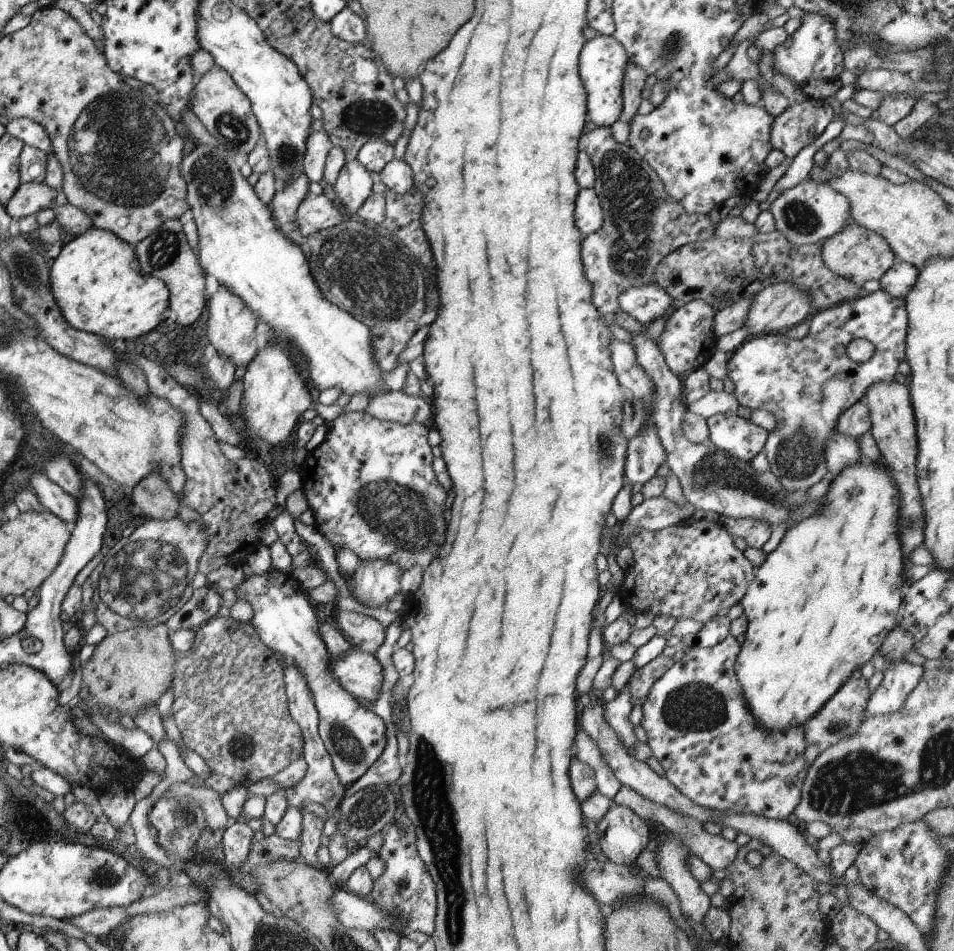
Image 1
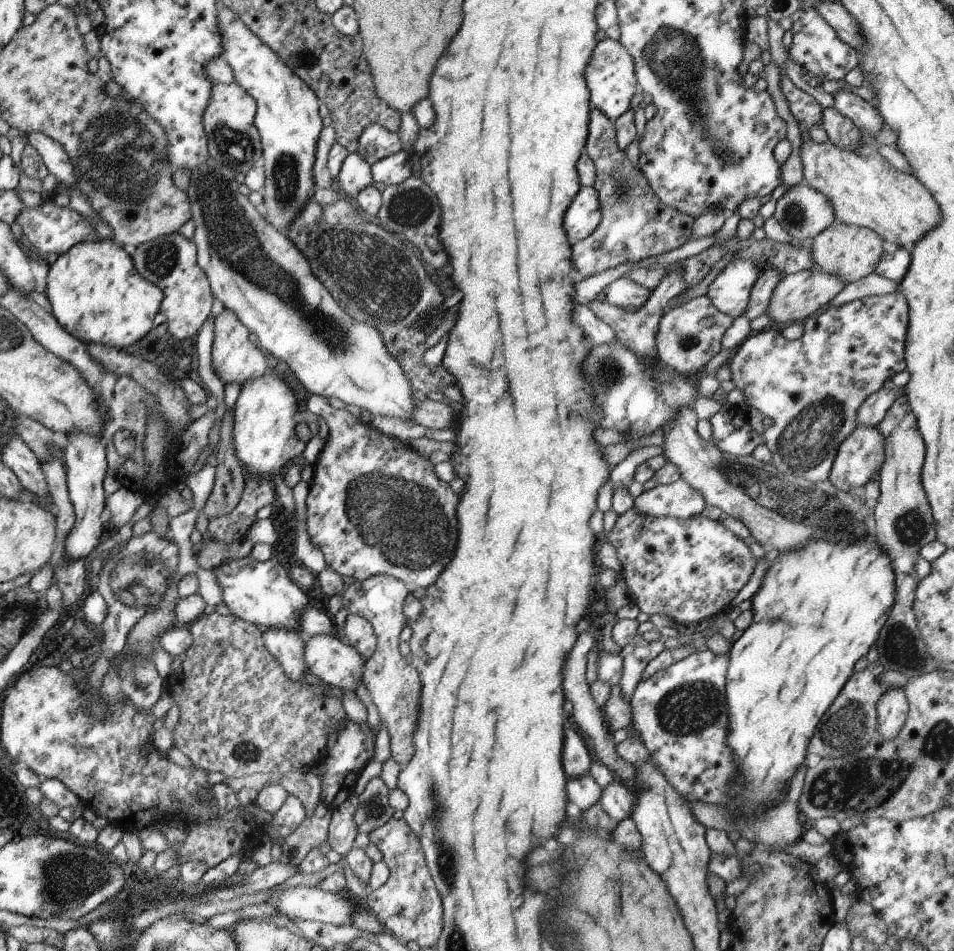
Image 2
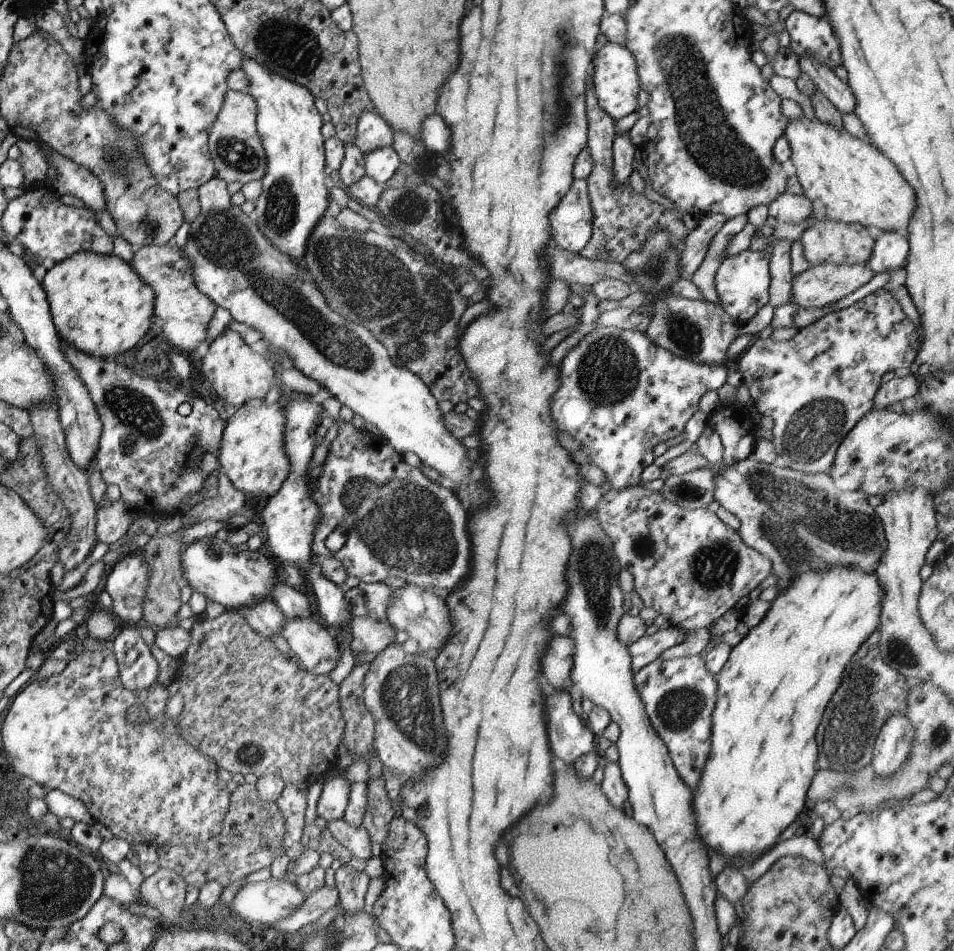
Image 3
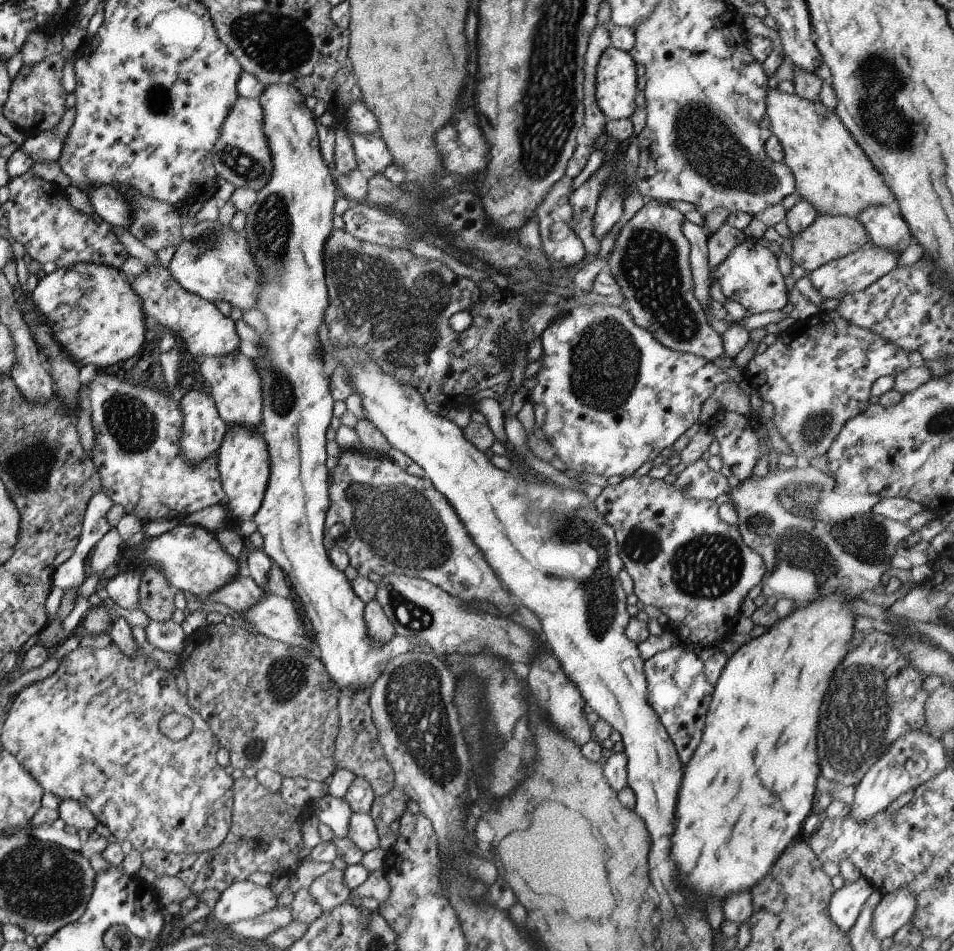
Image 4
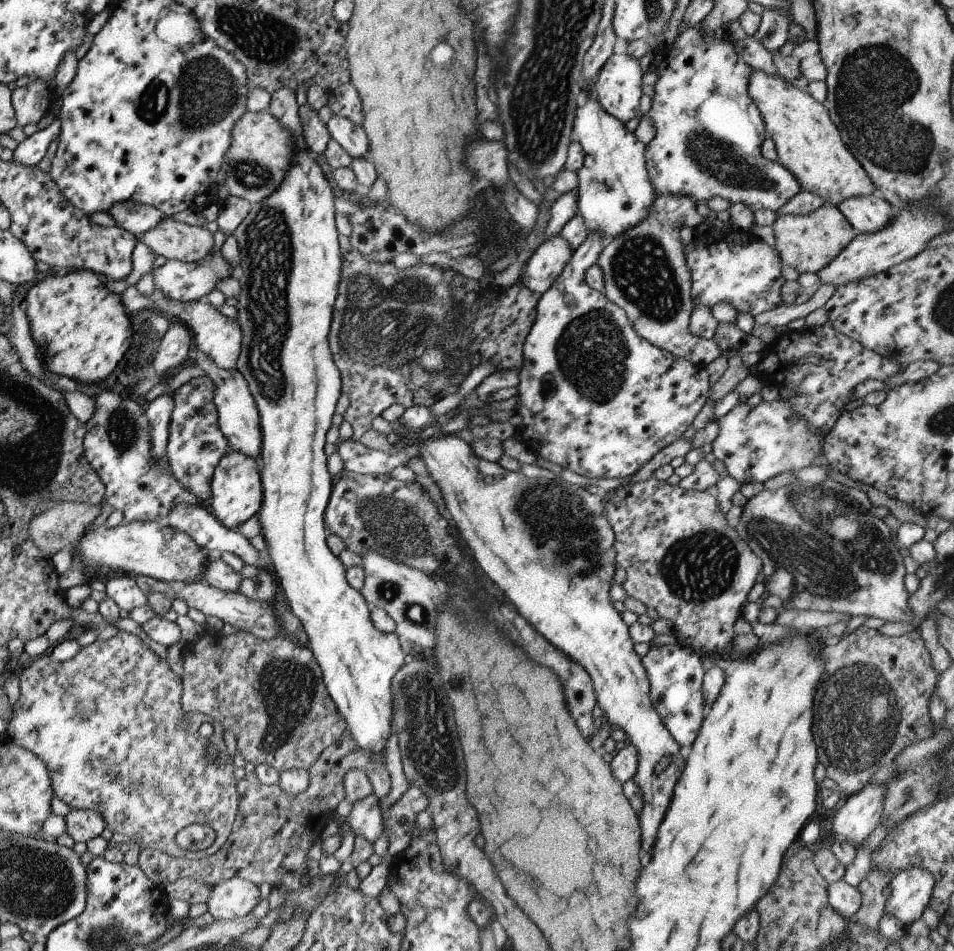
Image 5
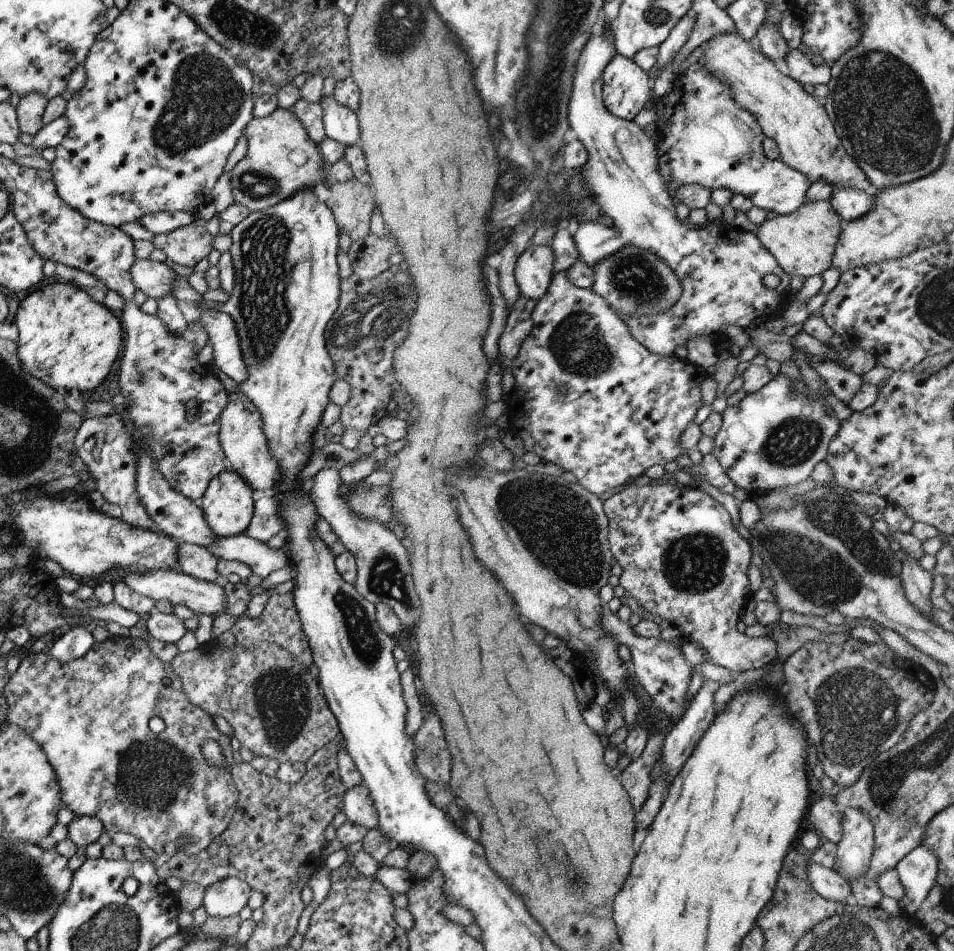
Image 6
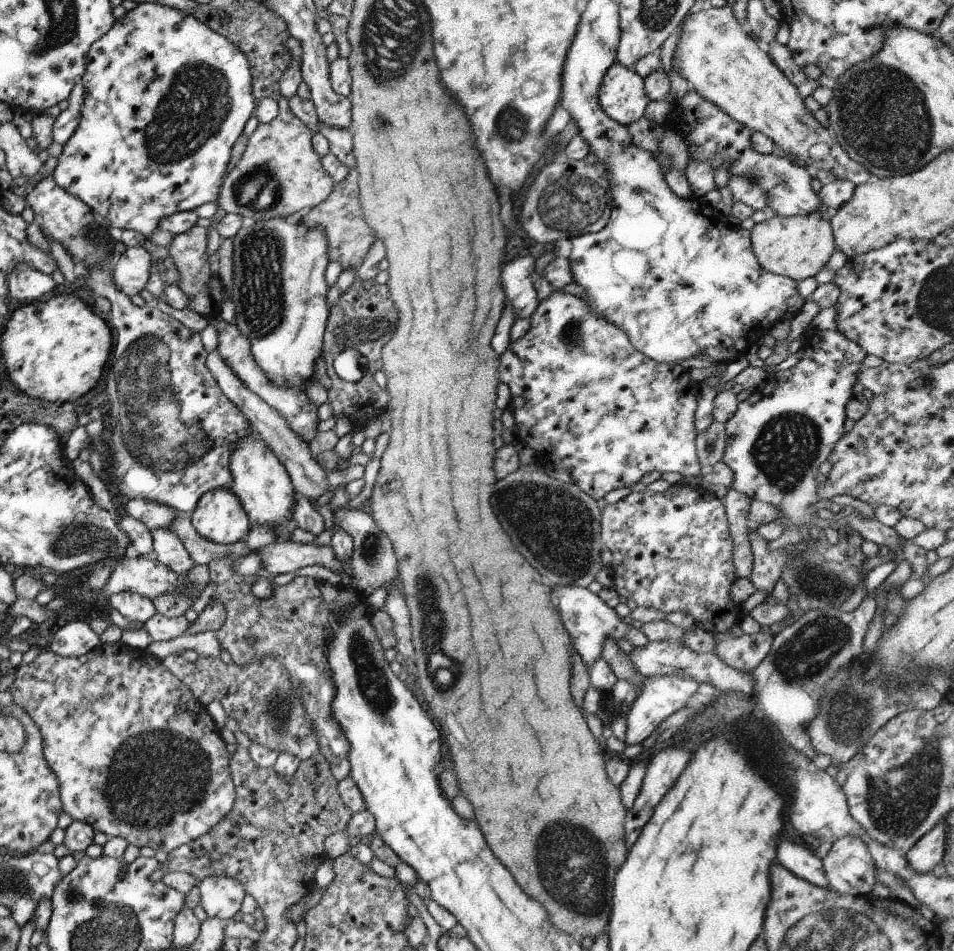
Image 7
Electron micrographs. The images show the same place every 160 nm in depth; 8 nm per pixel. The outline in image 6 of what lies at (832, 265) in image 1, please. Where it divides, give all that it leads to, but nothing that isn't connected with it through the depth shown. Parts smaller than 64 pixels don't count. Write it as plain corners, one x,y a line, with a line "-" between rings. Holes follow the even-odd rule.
828,200
807,201
791,214
765,219
757,227
755,236
775,258
783,272
789,276
803,276
806,279
831,267
834,246
845,223
832,209

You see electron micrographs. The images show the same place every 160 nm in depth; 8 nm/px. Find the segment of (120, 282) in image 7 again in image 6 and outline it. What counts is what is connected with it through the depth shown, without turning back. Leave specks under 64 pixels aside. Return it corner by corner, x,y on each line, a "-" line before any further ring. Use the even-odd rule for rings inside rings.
148,258
134,259
130,275
134,288
155,300
171,295
172,284
177,276
167,264
150,261

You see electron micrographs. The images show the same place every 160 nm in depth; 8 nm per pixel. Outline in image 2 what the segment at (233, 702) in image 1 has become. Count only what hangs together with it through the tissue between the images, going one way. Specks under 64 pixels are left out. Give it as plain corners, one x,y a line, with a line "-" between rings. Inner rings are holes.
217,612
212,614
200,615
189,627
188,632
191,636
191,645
181,655
177,655
171,660
171,673
164,681
164,687
170,695
171,699
177,704
179,708
179,720
177,720
173,730
169,731
167,728
161,727
151,735
151,743
156,749
166,751
173,747
178,749
185,755
196,768
201,768
207,773
219,772
226,778
240,778
252,774
272,774
279,775
287,771
308,770
315,771
319,764
323,763
327,756
327,738
339,730
343,730
347,716
343,711
341,701
336,697
330,697
327,692
331,690
331,686
327,684
309,684
306,680
297,680
291,682
289,678
285,677
285,672
279,666
279,662
273,658
263,646
261,630
253,624
244,622
232,615
220,616

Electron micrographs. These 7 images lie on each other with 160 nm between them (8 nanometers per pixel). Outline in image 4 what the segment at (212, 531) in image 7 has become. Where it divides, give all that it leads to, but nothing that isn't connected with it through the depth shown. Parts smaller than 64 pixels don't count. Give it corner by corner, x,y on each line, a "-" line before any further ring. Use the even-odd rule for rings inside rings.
230,426
225,432
216,454
216,470
224,495
228,518
241,522
250,520
259,510
269,477
269,458
259,430

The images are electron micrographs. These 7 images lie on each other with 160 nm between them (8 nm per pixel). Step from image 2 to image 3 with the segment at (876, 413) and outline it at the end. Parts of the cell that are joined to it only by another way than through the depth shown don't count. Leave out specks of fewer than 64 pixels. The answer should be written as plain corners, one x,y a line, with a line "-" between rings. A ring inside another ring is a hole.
910,373
903,378
894,378
890,375
877,388
873,398
873,408
888,409
895,402
915,396
918,394
918,390
919,379
917,375

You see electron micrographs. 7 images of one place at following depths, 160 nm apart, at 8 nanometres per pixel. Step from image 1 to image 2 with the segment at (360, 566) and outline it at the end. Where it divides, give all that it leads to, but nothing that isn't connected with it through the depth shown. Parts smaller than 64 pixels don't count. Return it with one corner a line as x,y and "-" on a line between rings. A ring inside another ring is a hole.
371,576
367,580
361,582
355,581
341,595
341,609
347,611
348,614
359,616
369,622
376,638
375,651
361,668
361,684
365,690
369,692
371,702
375,705
379,720
383,722
387,734
389,734
389,752
392,760
400,769
405,768
413,756
413,734
415,734
415,726
417,726
417,718
419,718
419,692
421,692
421,680
417,670
407,664
403,660
403,656
399,654
399,634
407,625
402,614
402,604
408,594
407,586
393,576

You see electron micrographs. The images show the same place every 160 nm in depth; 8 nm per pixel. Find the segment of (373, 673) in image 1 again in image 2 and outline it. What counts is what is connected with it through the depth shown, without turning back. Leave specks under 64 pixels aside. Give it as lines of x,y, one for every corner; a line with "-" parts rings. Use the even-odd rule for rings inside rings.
315,634
307,638
303,644
303,660
309,673
316,676
320,683
351,692
361,684
361,668
366,662
357,650
340,641
335,634

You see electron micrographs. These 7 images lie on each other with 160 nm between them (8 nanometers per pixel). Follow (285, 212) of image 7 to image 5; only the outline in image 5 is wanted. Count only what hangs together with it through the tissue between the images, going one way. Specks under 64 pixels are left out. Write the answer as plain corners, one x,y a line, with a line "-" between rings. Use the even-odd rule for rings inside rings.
245,110
230,130
229,146
220,164
220,170
225,174
226,191
229,195
244,198
250,204
259,202
280,185
293,155
290,134
279,126
276,118
267,110

